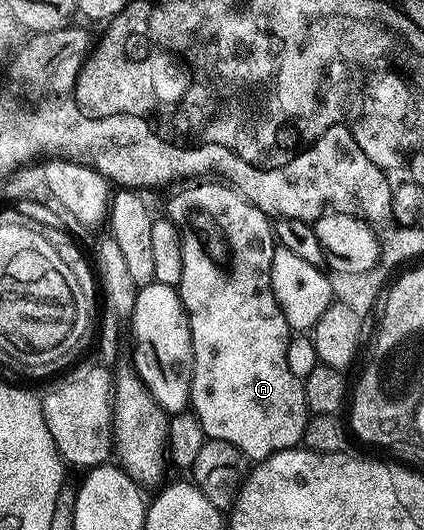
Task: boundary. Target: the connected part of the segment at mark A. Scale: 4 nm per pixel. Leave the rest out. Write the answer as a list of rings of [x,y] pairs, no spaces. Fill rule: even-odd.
[[[207,182],[196,183],[199,184],[196,188],[187,188],[176,198],[176,214],[174,213],[176,217],[183,216],[186,214],[187,208],[191,208],[187,212],[187,229],[184,227],[181,232],[183,273],[181,274],[181,282],[177,285],[177,291],[183,300],[183,308],[187,311],[187,321],[191,327],[193,358],[195,359],[195,365],[191,371],[191,402],[189,408],[201,422],[206,439],[229,442],[229,446],[237,446],[237,450],[241,450],[248,461],[258,462],[265,459],[266,456],[272,456],[275,452],[296,447],[302,441],[303,431],[309,419],[303,381],[298,380],[289,370],[288,364],[285,363],[285,350],[292,338],[293,330],[288,326],[287,319],[279,308],[279,304],[275,301],[275,295],[271,289],[271,263],[273,262],[277,241],[272,221],[261,210],[257,210],[257,206],[253,206],[244,196],[240,196],[234,187],[223,182],[220,182],[221,184],[203,183]]]

